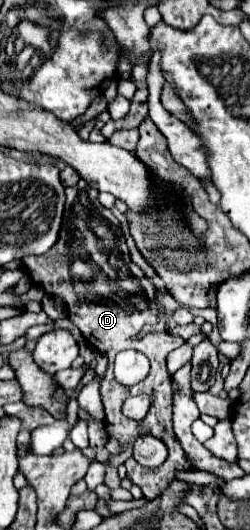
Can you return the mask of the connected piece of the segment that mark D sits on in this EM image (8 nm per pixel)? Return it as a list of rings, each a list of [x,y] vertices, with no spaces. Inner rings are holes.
[[[81,179],[75,187],[67,187],[65,193],[67,193],[67,203],[65,203],[65,215],[57,245],[53,245],[49,253],[43,253],[41,257],[25,257],[21,259],[21,263],[35,285],[43,287],[47,295],[61,297],[65,301],[69,309],[67,315],[79,327],[85,341],[91,343],[97,351],[103,351],[107,355],[109,367],[105,379],[101,381],[101,397],[107,415],[107,427],[117,437],[119,445],[123,443],[133,445],[133,441],[141,437],[139,433],[141,425],[147,425],[151,429],[151,435],[155,435],[167,445],[169,457],[159,469],[149,471],[137,465],[137,461],[133,459],[125,461],[127,479],[133,485],[141,487],[143,497],[151,501],[163,489],[169,487],[169,483],[175,479],[175,471],[189,471],[189,461],[185,457],[185,451],[181,449],[173,433],[173,421],[171,421],[173,391],[171,391],[171,375],[165,367],[165,357],[169,355],[169,351],[181,347],[185,341],[181,337],[177,341],[177,337],[173,337],[171,333],[155,329],[161,303],[155,299],[151,281],[143,275],[143,271],[135,263],[131,263],[119,221],[109,209],[105,209],[97,201],[97,191]],[[123,349],[137,349],[143,355],[147,355],[151,361],[151,371],[145,377],[145,381],[133,387],[123,387],[113,377],[115,355]],[[139,393],[151,395],[153,399],[151,409],[143,421],[129,421],[121,413],[121,405],[127,397]]]

